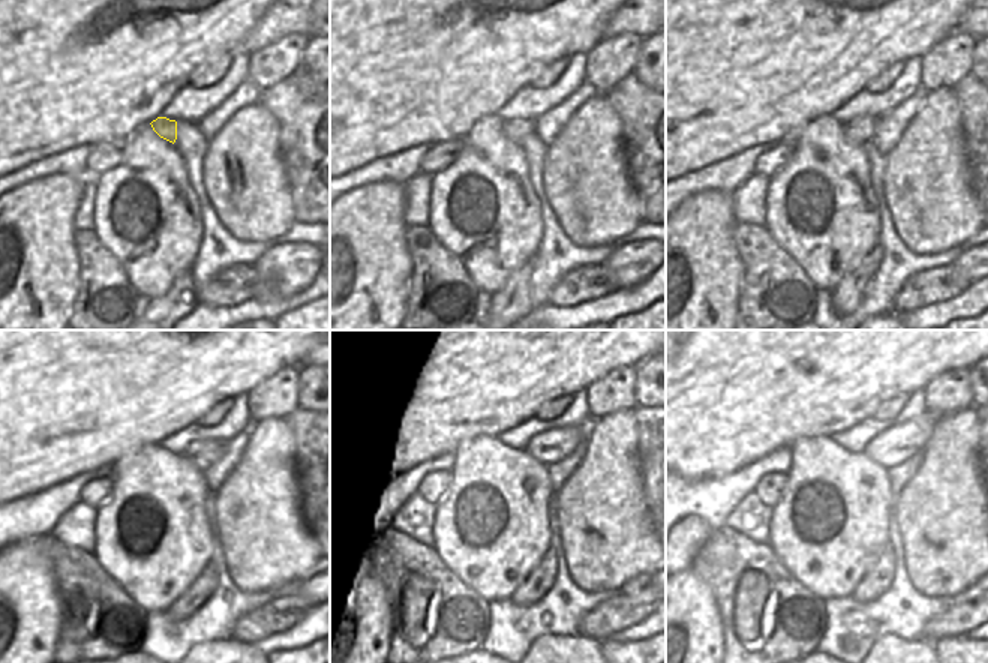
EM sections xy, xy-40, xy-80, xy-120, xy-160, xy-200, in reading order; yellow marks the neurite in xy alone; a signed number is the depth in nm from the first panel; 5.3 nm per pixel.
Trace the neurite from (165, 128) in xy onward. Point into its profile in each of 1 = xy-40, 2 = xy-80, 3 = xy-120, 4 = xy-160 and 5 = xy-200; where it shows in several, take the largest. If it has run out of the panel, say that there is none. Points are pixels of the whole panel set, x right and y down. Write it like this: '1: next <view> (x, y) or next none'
1: next xy-40 (516, 131)
2: next xy-80 (861, 129)
3: next xy-120 (204, 453)
4: next xy-160 (549, 447)
5: next xy-200 (894, 446)

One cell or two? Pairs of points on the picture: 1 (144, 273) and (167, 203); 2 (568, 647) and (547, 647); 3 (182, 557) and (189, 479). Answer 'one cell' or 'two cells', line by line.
1: one cell
2: one cell
3: one cell

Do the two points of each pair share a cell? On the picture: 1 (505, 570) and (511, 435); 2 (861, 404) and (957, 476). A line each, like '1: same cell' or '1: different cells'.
1: different cells
2: different cells

